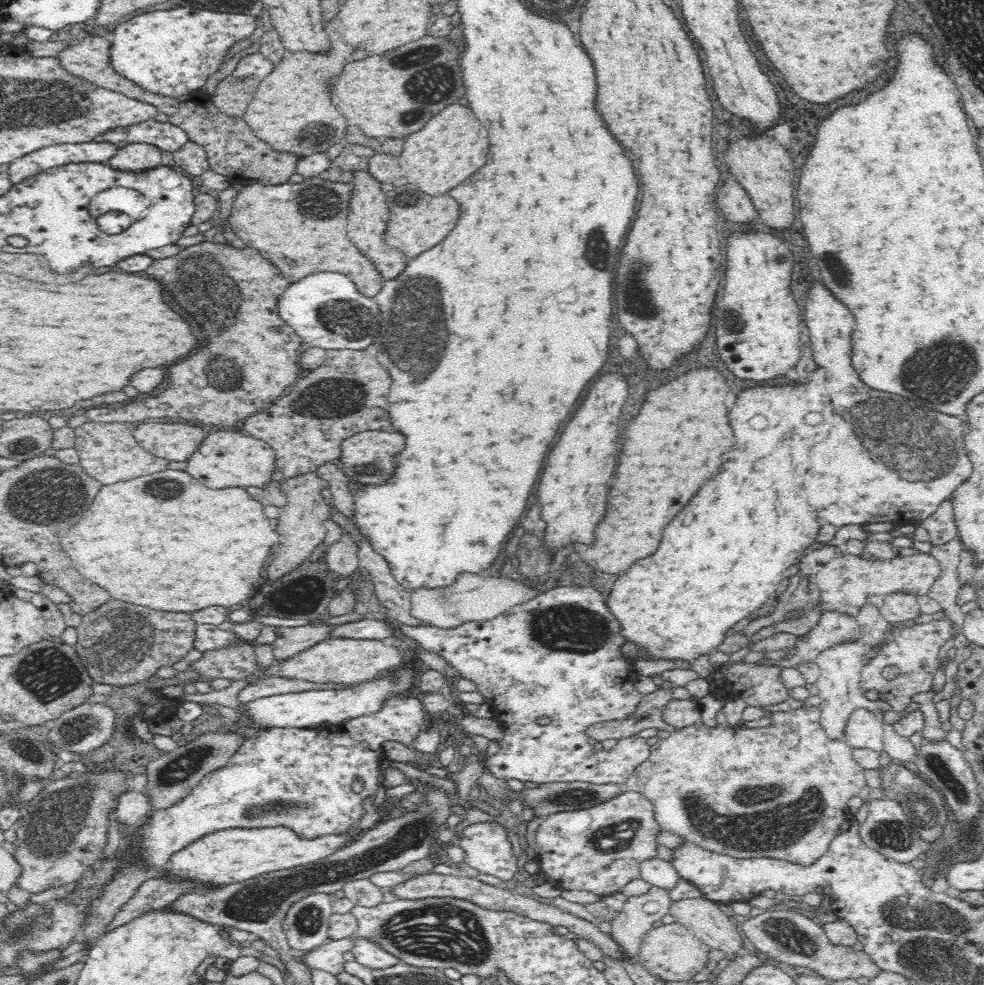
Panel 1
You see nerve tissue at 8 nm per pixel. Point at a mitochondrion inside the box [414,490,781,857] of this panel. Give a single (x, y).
(568, 628)

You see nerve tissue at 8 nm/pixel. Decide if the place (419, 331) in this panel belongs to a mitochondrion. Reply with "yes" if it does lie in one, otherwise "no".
yes

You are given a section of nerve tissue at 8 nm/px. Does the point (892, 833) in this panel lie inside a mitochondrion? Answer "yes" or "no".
yes

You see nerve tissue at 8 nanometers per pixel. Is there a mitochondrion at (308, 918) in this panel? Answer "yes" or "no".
yes

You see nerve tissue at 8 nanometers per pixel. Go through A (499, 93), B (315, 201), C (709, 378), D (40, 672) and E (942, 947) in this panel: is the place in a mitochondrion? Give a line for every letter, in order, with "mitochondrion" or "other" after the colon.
A: other
B: mitochondrion
C: other
D: mitochondrion
E: mitochondrion

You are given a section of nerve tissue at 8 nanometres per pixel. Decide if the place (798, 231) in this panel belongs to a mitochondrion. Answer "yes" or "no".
no

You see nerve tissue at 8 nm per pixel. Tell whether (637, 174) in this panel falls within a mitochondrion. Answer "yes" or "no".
no

